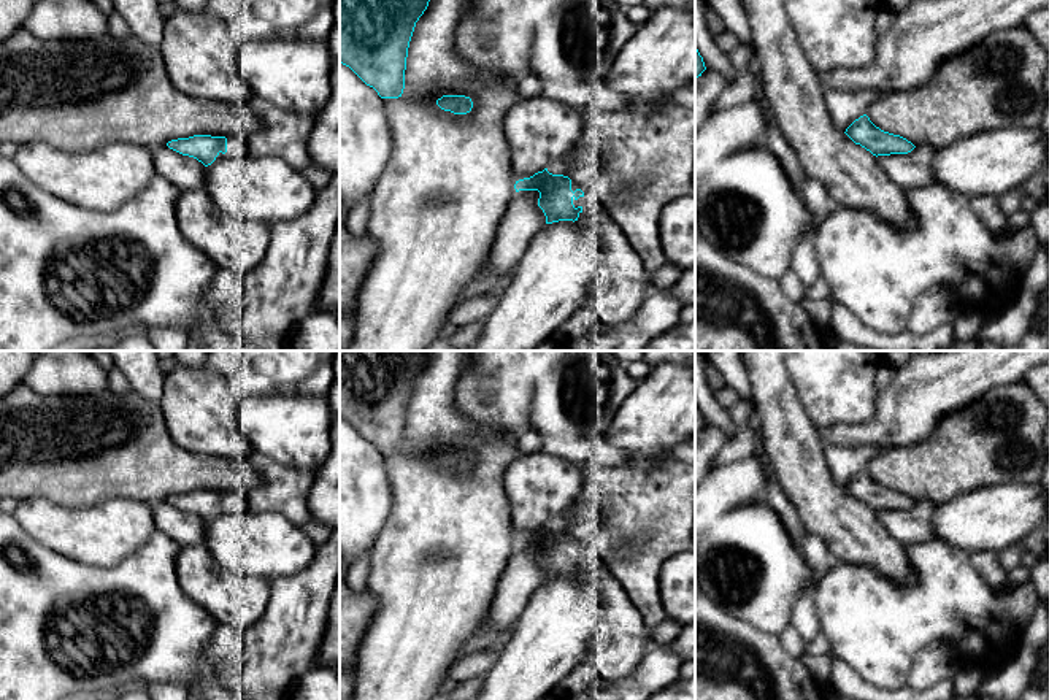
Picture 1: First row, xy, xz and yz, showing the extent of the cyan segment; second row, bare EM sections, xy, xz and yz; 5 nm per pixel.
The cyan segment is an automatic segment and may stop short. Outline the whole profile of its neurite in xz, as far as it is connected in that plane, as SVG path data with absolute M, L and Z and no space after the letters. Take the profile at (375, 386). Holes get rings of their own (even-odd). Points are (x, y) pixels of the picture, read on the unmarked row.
M340 351L340 419L349 422L381 454L398 454L405 444L409 397L430 351Z

